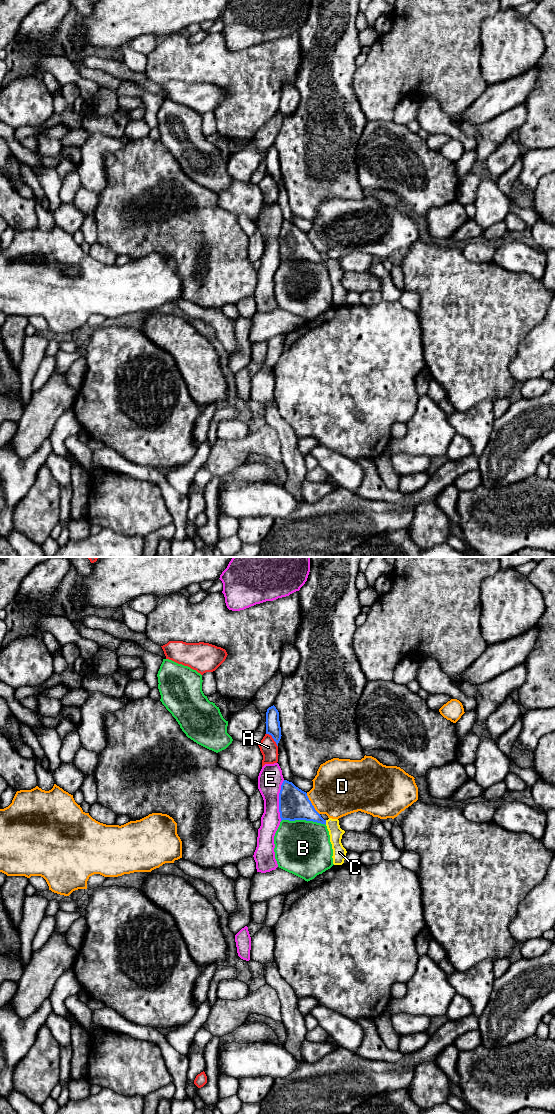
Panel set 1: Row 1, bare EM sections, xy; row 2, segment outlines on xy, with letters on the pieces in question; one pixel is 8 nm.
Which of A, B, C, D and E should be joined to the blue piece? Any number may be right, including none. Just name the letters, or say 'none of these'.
C

